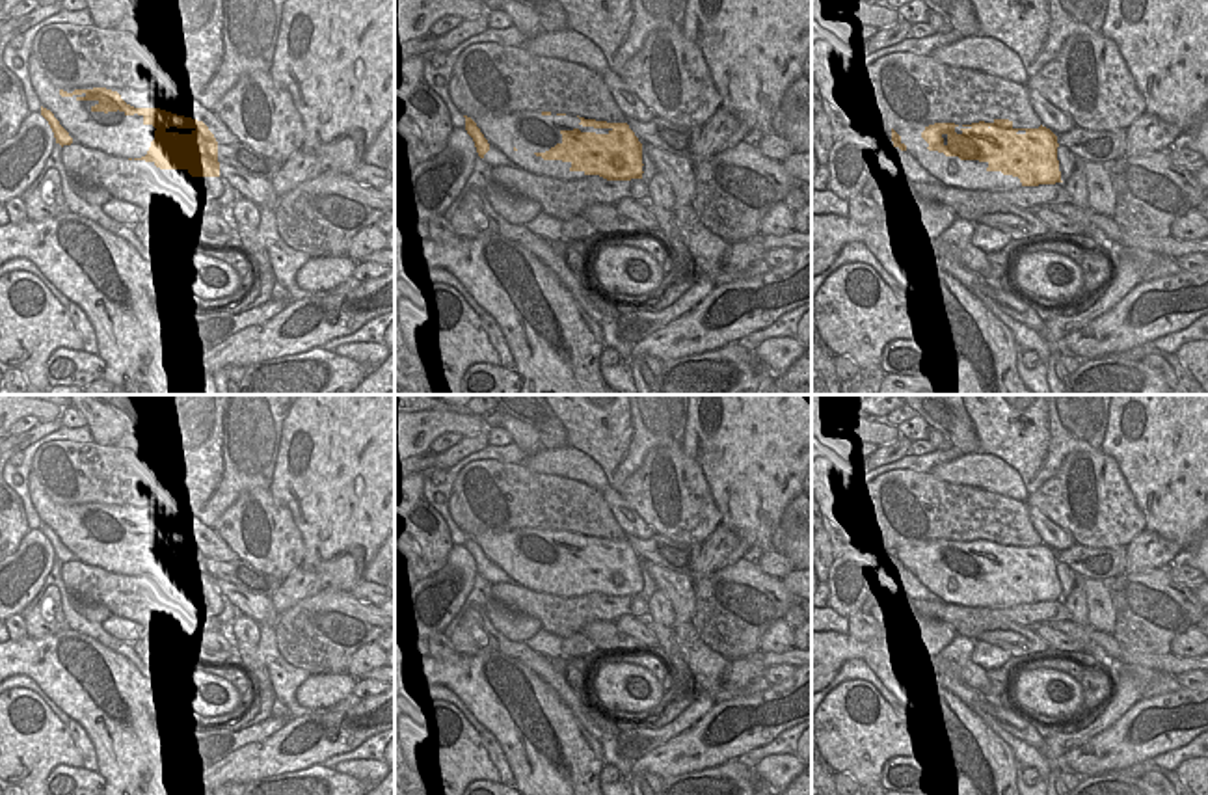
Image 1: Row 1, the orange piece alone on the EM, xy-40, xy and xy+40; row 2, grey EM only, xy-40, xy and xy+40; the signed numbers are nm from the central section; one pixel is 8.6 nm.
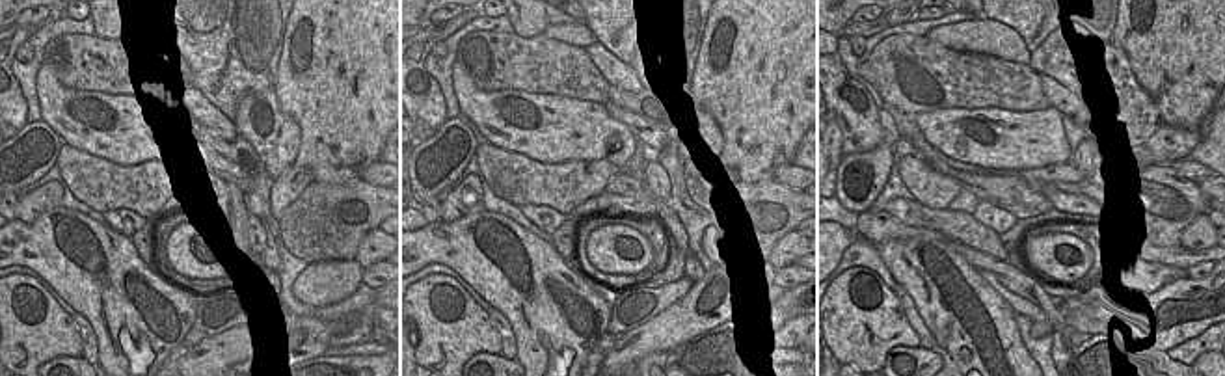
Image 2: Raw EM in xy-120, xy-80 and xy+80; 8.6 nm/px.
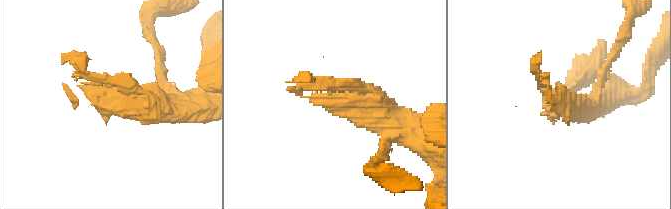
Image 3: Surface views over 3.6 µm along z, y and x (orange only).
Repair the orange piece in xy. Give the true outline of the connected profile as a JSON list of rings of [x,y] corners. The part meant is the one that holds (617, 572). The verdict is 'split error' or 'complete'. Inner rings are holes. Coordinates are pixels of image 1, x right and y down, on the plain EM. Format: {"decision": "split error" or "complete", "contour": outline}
{"decision": "split error", "contour": [[[460,486],[449,499],[449,510],[465,534],[480,575],[490,562],[504,570],[534,570],[544,577],[570,579],[570,588],[599,592],[607,598],[642,596],[642,560],[627,540],[584,536],[571,531],[508,529],[488,510],[460,497]]]}

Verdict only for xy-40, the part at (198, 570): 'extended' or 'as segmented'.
extended

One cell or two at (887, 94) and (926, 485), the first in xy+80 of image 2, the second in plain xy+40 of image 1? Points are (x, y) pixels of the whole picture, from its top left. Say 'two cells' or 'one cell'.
two cells

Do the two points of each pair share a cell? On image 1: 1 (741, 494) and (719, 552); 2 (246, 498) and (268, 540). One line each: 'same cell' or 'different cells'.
1: different cells
2: same cell

